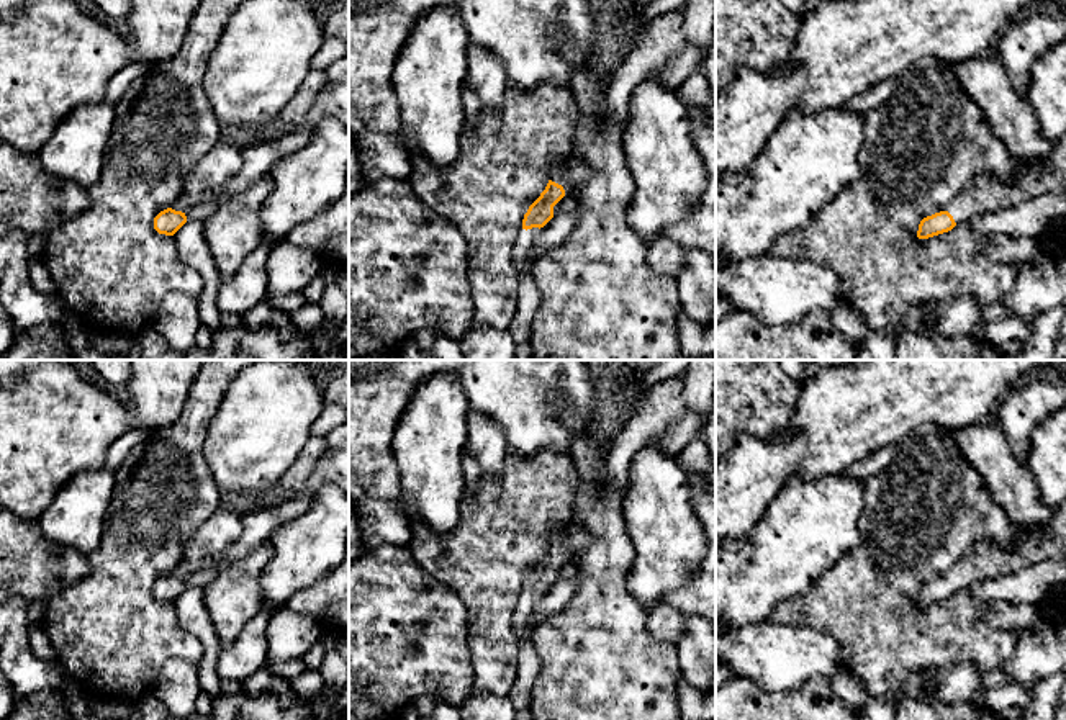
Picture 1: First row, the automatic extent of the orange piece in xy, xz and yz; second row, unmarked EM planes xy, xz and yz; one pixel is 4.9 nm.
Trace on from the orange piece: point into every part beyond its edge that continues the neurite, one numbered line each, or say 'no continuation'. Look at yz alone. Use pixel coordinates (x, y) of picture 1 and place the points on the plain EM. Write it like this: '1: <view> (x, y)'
1: yz (984, 562)

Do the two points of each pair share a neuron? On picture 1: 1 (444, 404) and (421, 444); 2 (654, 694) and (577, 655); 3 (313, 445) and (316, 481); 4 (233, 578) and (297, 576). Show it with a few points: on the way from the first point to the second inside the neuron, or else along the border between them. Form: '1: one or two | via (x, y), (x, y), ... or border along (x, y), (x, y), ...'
1: one | via (436, 414), (431, 434)
2: one | via (634, 694), (621, 694), (596, 670)
3: two | border along (328, 447), (316, 462), (303, 491)
4: two | border along (269, 540), (274, 557), (261, 576), (261, 611)

